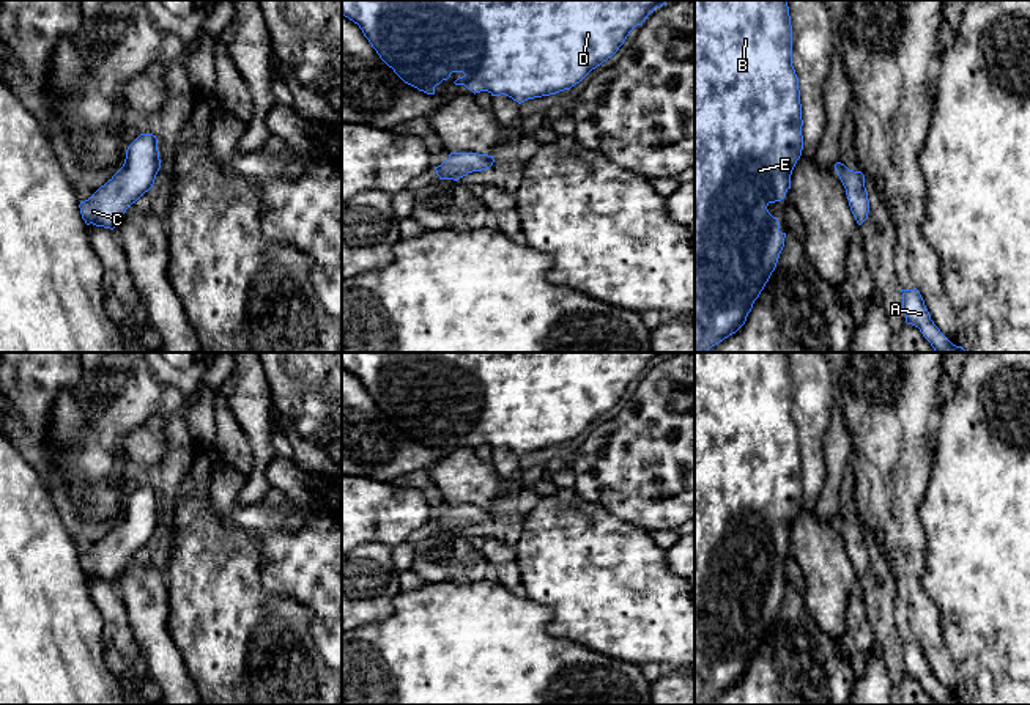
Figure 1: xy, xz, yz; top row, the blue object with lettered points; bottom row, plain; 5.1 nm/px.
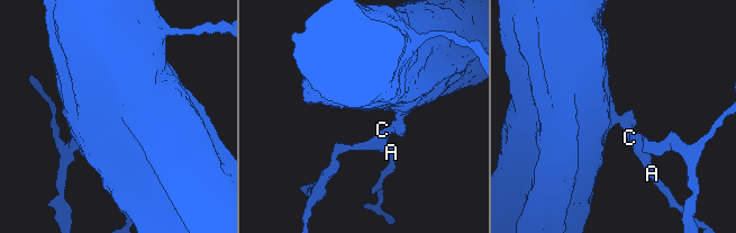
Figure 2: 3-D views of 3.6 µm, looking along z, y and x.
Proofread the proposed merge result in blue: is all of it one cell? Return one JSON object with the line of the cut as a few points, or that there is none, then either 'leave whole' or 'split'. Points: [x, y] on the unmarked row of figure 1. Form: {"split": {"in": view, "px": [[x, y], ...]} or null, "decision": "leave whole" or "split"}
{"split": null, "decision": "leave whole"}

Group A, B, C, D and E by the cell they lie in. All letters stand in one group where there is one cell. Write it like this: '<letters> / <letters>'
A B C D E

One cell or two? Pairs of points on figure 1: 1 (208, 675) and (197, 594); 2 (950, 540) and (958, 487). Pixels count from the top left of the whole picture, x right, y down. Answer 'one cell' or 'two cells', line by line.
1: one cell
2: one cell

